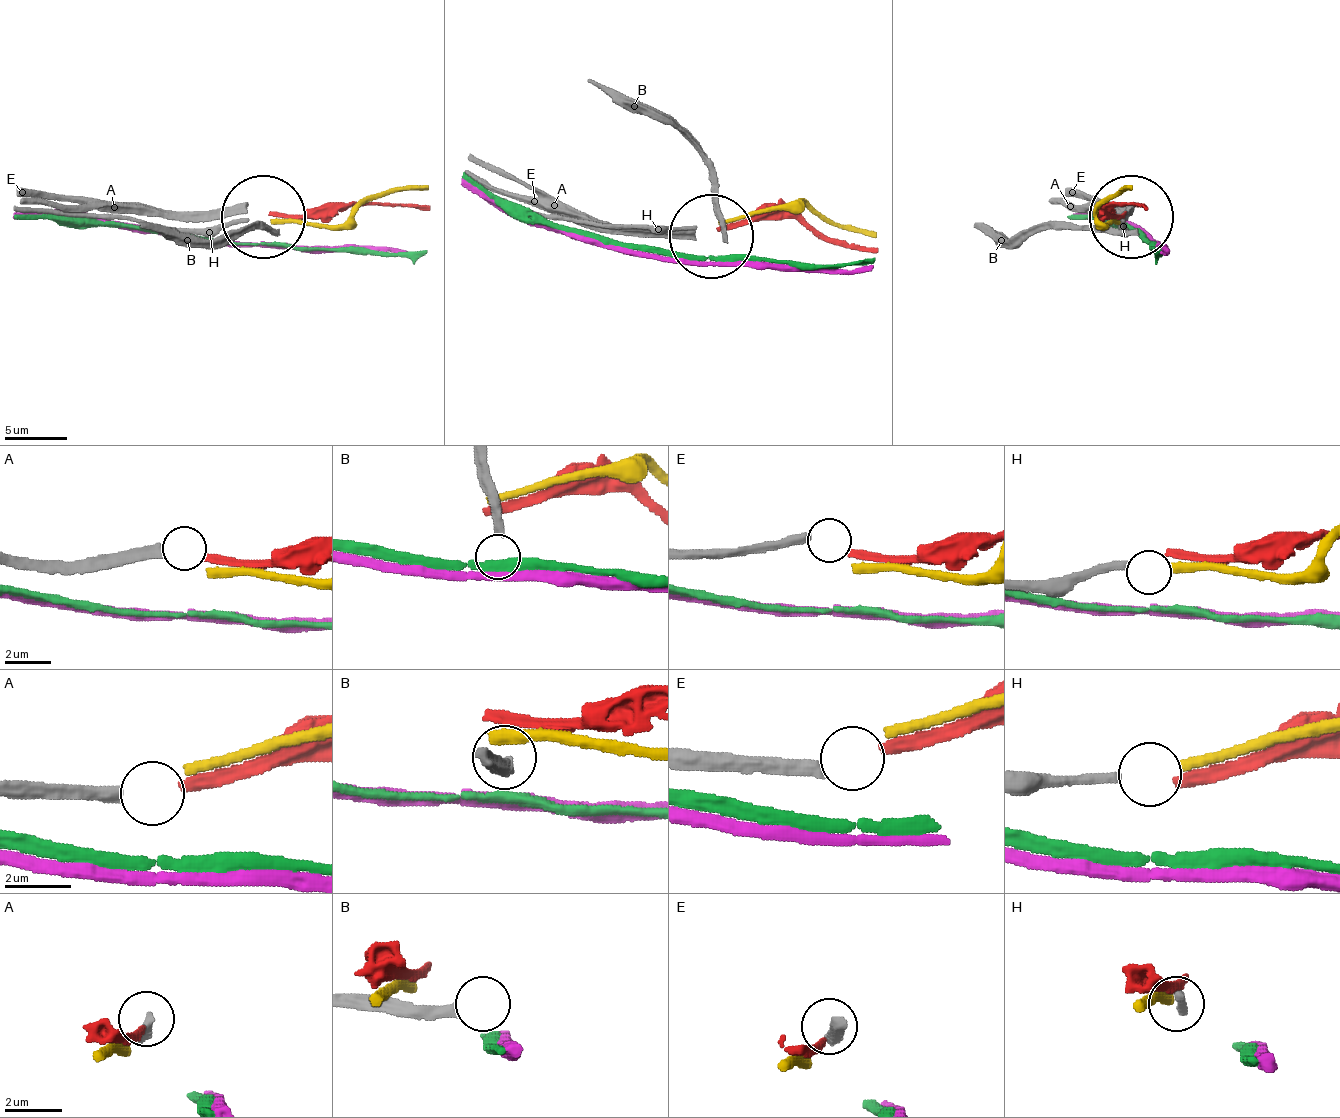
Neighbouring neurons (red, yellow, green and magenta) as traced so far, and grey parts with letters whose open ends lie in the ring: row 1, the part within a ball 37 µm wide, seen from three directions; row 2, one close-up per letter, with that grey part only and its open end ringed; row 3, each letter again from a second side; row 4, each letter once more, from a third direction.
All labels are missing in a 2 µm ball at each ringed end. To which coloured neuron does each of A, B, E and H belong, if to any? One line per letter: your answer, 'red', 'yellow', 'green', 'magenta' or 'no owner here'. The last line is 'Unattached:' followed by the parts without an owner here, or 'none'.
A: red
B: no owner here
E: no owner here
H: yellow
Unattached: B, E

